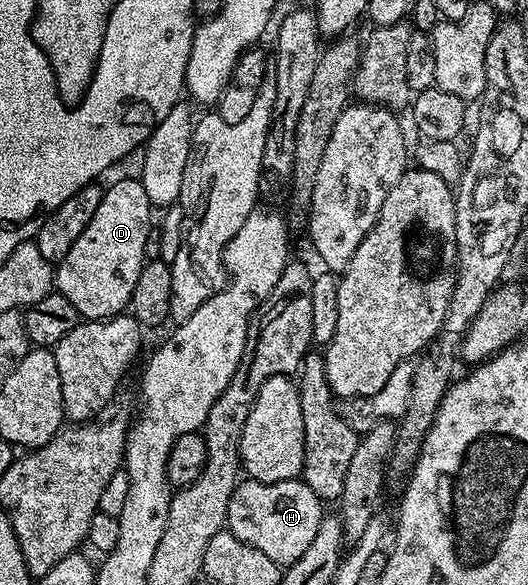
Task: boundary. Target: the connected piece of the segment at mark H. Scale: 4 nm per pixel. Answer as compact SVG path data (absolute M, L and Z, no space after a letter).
M249 479L239 480L228 499L226 512L226 529L236 535L248 547L256 547L256 551L264 551L268 559L272 559L280 567L296 563L312 539L316 539L316 531L324 516L324 503L301 479L284 483L260 483Z

